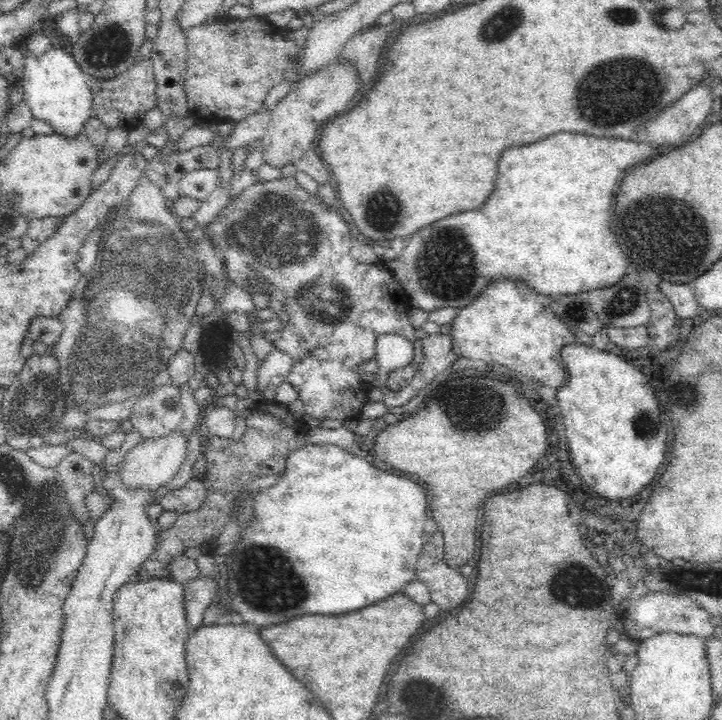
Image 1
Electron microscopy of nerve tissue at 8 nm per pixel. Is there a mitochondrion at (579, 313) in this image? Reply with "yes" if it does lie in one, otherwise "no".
yes

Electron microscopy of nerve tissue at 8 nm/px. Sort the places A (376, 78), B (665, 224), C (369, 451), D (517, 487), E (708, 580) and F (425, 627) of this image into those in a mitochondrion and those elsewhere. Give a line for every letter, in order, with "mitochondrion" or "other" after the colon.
A: other
B: mitochondrion
C: other
D: other
E: mitochondrion
F: other

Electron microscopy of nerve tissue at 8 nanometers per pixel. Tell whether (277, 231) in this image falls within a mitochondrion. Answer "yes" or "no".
yes

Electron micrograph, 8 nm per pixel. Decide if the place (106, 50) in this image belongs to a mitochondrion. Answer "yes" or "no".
yes

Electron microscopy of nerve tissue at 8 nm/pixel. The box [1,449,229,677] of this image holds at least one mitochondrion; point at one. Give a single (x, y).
(39, 545)

